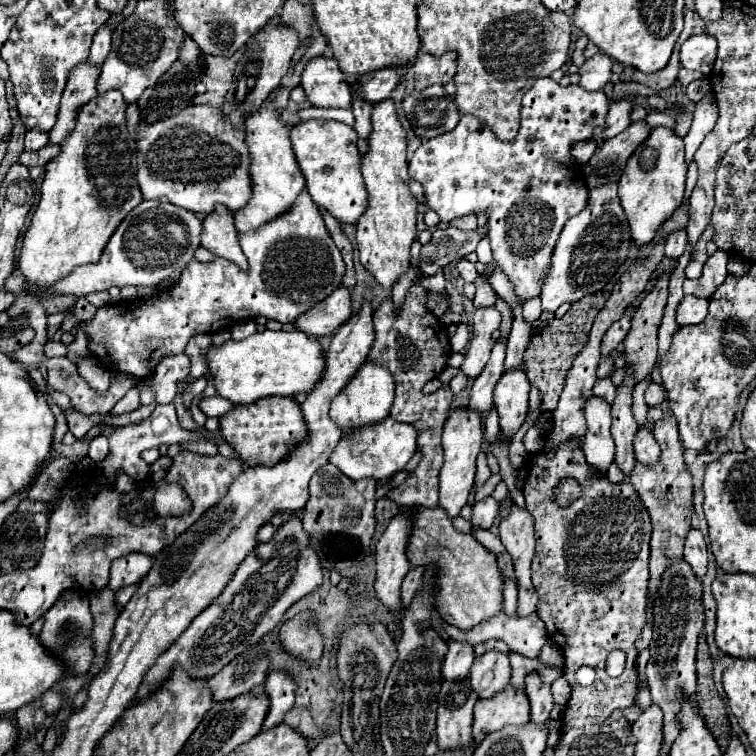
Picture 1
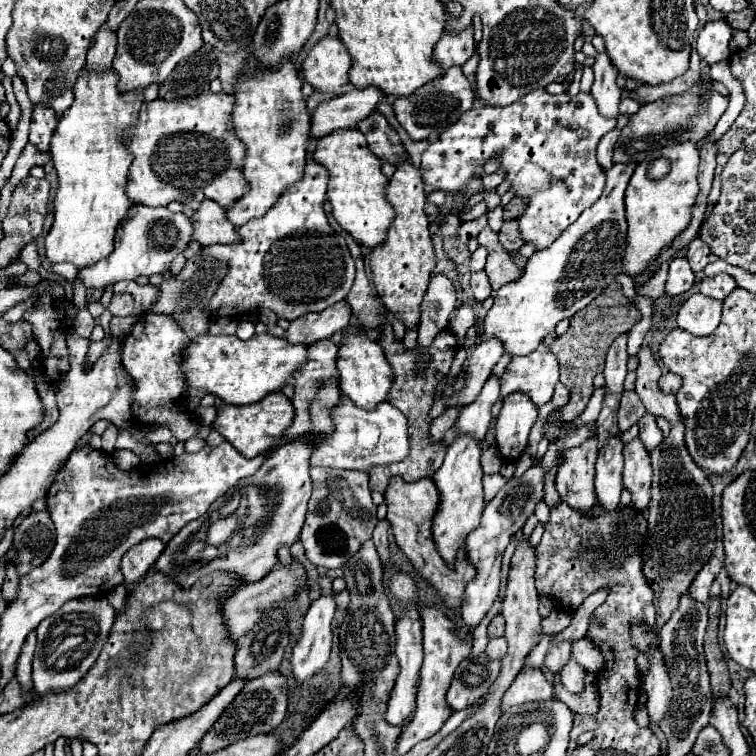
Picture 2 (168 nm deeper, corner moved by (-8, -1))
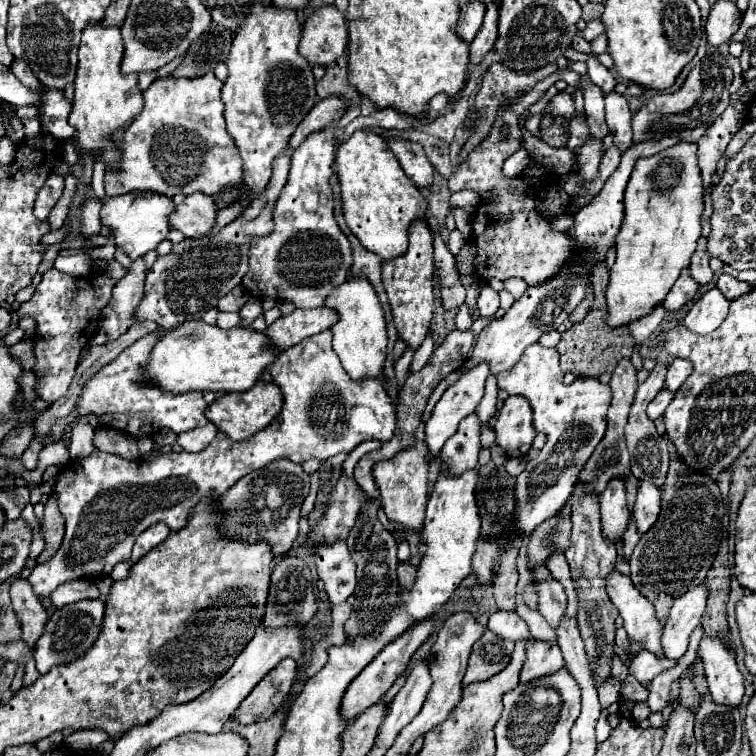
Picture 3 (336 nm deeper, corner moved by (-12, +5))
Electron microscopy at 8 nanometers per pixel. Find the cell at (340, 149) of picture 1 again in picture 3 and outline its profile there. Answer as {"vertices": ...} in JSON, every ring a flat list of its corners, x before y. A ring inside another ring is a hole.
{"vertices":[[356,131,350,139,336,145,336,173,340,183,340,195,342,195,342,213,346,219,346,225,350,231,358,237,358,241,382,261,388,261,408,249,408,225,414,219,426,219,426,201,420,195,418,187,404,175,398,159,390,151,386,139,372,131]]}

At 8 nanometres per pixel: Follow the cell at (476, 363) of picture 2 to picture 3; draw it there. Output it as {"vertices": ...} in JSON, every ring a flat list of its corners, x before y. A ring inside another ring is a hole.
{"vertices":[[486,361,478,363,476,367,464,371,462,377,454,385,450,385,446,389,446,393,442,395,442,399,436,403,430,419,426,421,426,443,430,447,430,455,432,457,436,457,440,453,444,441,448,437,452,437,452,433,456,433,460,419,464,419,468,413,474,413,474,409,478,407,480,399,484,397,484,381,486,381,488,375,490,375,490,365]]}

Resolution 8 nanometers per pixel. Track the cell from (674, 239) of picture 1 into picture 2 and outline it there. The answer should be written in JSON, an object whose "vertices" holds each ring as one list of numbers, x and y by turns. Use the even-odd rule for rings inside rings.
{"vertices":[[674,259,670,263,668,281,666,281,666,297,678,297,692,289,694,285,694,273,686,259]]}

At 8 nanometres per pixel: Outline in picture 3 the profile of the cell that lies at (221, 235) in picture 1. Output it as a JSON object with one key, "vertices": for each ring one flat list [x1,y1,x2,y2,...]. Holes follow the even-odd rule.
{"vertices":[[196,193,188,195,184,203,176,207,170,221,174,229,182,231,186,237,196,237,208,235,212,231,212,227,216,225,216,215,218,215,216,201,204,193]]}

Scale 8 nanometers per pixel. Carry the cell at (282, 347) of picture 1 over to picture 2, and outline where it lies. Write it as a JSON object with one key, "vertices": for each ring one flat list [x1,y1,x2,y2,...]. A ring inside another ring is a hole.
{"vertices":[[206,333,188,343,190,345,184,349,184,379,188,387,216,395,230,405,250,405,280,391,290,375,302,369,308,353,306,345,292,345,268,333,252,335,248,341,240,341,236,335]]}

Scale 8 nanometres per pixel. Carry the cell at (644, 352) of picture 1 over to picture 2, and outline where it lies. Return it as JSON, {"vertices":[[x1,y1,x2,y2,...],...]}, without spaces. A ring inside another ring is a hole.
{"vertices":[[642,347,638,353,640,365,636,369,636,393,646,405,646,411,670,421,670,435,650,453,654,481,652,481,652,501,648,511,648,537,644,537,644,577,654,591,654,607,656,607,656,625,662,627,676,611,676,603,680,603,680,595,688,591,696,571,712,557,714,541,716,541,716,525,712,519,712,485,708,475,692,461,684,445,684,423,678,413,676,397,666,395,658,387,658,379,662,375,654,353,648,347]]}

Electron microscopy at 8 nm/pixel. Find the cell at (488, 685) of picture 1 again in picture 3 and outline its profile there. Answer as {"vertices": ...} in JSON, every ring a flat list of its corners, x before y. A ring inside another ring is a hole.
{"vertices":[[504,611,492,613,490,619,488,619,488,631,496,633,500,639,510,639,510,641,518,641,520,637,528,637,528,627,518,617,516,611,512,611,512,613,504,613]]}

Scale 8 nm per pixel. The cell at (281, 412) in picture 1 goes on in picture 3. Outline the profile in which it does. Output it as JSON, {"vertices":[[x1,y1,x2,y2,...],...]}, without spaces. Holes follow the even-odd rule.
{"vertices":[[262,381,262,385,252,387,244,395,226,393,220,399,216,399,212,405,208,405,210,407,208,409,208,421,212,421,216,425,216,429,226,433,230,439,246,441,246,439,254,437,258,431,262,431,264,427,268,427,276,419,276,415,282,411,282,405,284,405,282,389,276,383]]}

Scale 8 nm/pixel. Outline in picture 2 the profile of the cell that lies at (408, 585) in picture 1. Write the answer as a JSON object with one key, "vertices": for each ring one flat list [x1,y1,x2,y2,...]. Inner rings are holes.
{"vertices":[[426,607,422,609,422,621,424,621,424,665,422,665,422,679,420,679,420,691,418,691,418,707,408,727,402,729,400,737,396,739,396,755,408,753,418,741,428,739,442,729,446,719,452,715,452,707,446,701,446,691,454,679,456,667,472,651,470,631,460,629,442,611]]}

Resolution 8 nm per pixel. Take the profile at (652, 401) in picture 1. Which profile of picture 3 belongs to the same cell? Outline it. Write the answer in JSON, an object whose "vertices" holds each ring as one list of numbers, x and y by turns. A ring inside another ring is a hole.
{"vertices":[[674,359,668,367,668,373,666,373,666,387,670,391,676,391,684,381,686,377,692,373,692,363,690,361,684,361,684,359]]}

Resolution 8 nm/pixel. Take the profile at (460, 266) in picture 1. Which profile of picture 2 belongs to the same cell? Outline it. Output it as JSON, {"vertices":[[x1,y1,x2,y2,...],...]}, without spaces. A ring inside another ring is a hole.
{"vertices":[[484,271,472,273,472,277,470,277,470,289,472,289,474,299,476,299,478,303,486,301,486,299,490,297,490,293,492,293,492,287,490,287,490,283,488,283,488,275,486,275]]}

